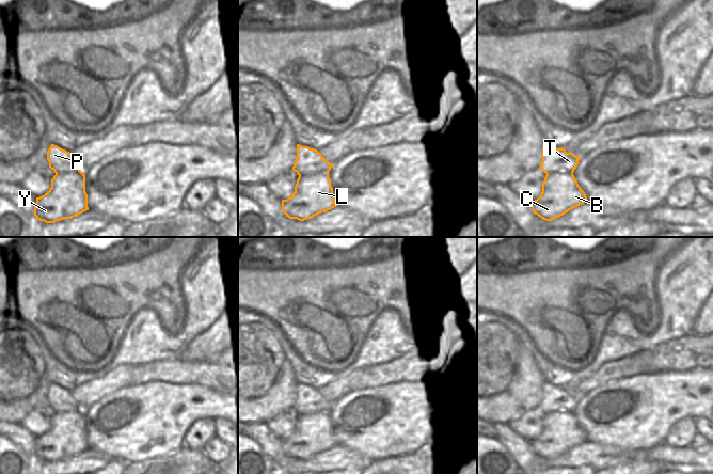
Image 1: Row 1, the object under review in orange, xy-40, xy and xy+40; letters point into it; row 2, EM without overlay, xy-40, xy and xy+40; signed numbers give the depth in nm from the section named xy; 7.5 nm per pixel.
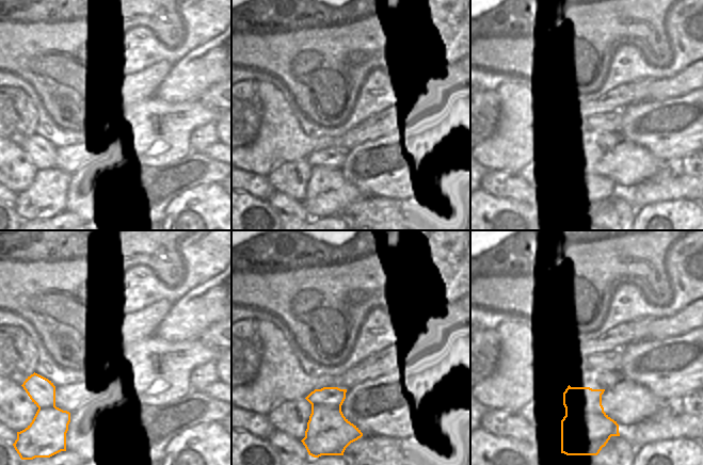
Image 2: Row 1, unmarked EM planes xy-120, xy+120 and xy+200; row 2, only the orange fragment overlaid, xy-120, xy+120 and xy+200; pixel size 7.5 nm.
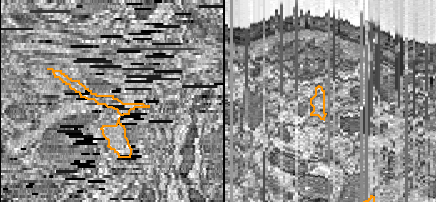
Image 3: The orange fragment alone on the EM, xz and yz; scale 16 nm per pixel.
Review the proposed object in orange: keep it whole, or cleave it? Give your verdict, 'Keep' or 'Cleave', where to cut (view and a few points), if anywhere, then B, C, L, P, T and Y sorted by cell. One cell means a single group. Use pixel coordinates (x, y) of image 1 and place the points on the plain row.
Cleave. Split along xy (310, 388), (319, 406), (319, 411), (299, 415). Groups: B C L T Y / P

